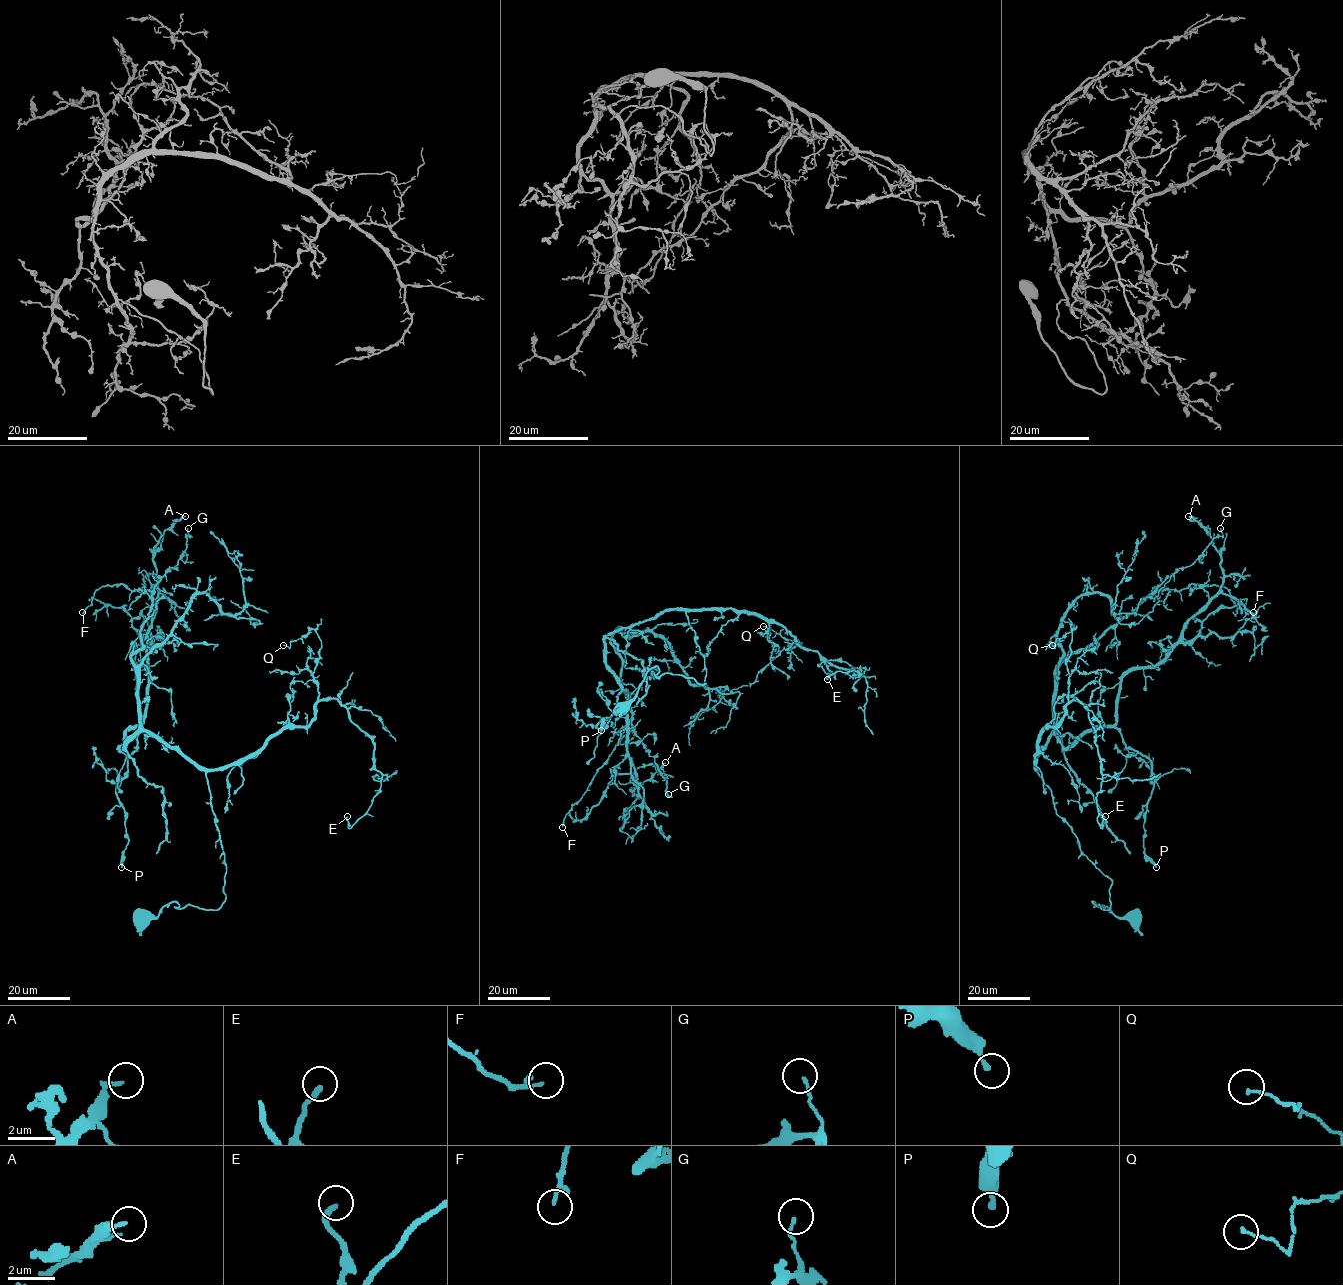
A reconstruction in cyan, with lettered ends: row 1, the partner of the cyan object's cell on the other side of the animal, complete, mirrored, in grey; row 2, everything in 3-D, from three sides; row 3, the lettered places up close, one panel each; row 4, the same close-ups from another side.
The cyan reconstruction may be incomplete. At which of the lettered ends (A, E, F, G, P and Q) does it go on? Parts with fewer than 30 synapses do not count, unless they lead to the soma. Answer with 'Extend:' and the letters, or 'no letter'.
Extend: no letter

